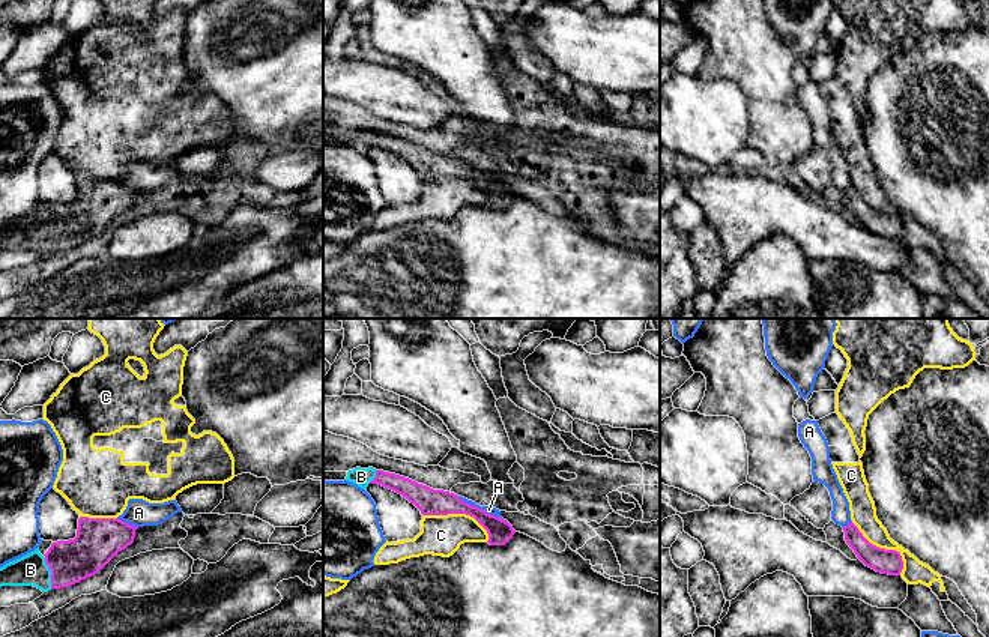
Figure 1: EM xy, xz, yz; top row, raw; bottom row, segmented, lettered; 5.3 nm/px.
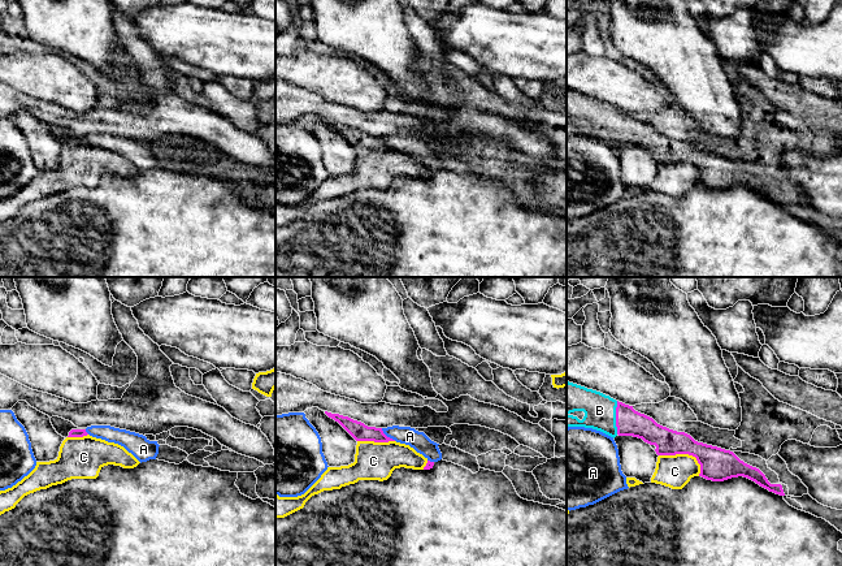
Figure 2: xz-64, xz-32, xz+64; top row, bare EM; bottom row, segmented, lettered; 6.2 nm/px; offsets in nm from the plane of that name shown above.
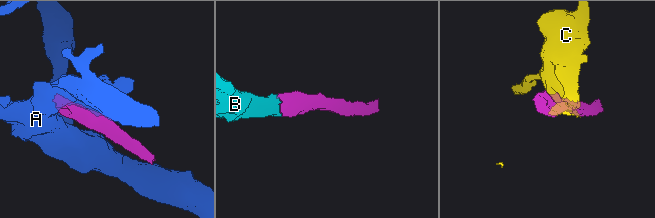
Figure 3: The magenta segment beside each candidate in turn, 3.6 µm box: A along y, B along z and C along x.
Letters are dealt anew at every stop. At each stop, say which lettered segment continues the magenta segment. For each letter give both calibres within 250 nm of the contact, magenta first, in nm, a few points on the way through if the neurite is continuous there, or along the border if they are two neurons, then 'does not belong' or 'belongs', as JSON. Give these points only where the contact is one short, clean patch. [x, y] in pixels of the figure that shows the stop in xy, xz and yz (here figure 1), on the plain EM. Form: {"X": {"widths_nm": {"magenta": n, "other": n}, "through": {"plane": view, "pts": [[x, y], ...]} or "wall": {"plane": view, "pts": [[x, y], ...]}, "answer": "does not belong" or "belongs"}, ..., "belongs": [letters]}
{"A": {"widths_nm": {"magenta": 140, "other": 50}, "wall": {"plane": "xz", "pts": [[457, 160], [505, 185]]}, "answer": "does not belong"}, "B": {"widths_nm": {"magenta": 220, "other": 170}, "through": {"plane": "xy", "pts": [[72, 224], [51, 236], [30, 233]]}, "answer": "belongs"}, "C": {"widths_nm": {"magenta": 140, "other": 220}, "answer": "does not belong"}, "belongs": ["B"]}

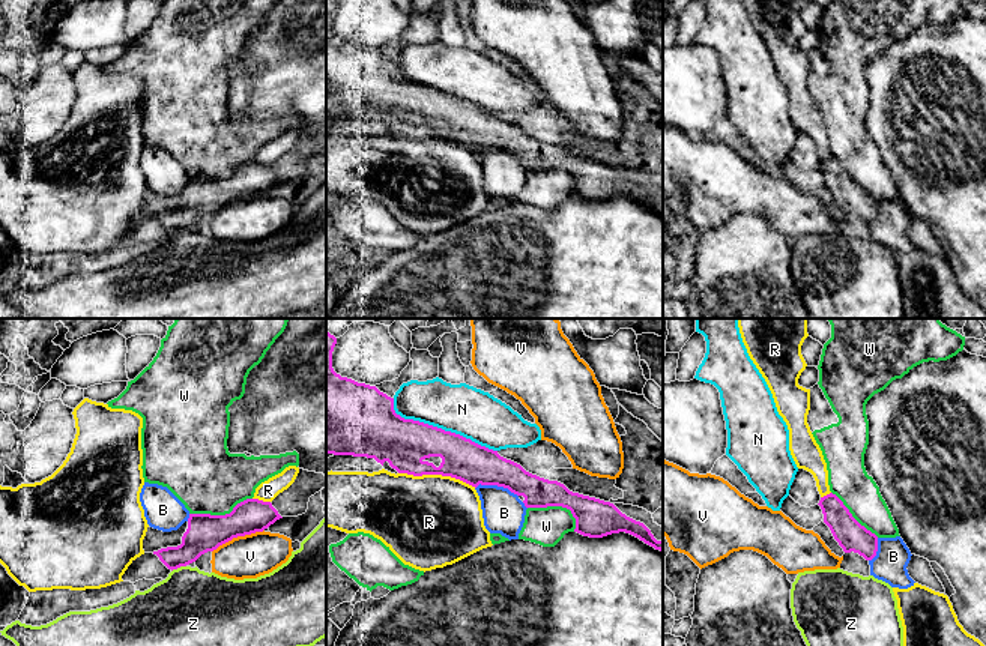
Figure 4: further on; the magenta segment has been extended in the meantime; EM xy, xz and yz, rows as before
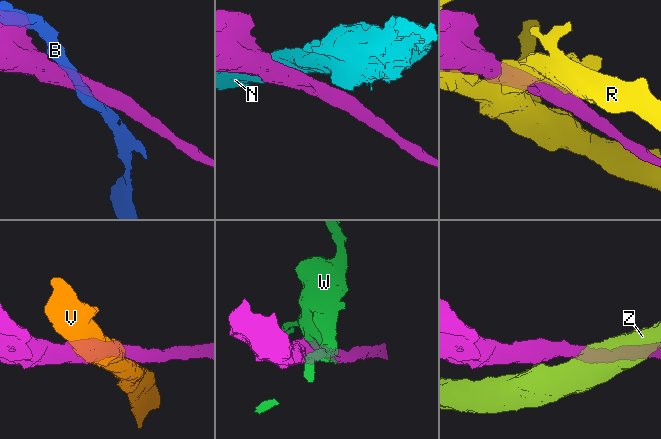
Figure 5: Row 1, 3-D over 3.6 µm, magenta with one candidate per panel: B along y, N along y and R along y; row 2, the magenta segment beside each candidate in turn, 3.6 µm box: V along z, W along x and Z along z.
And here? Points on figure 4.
{"B": {"widths_nm": {"magenta": 220, "other": 220}, "answer": "does not belong"}, "N": {"widths_nm": {"magenta": 260, "other": 260}, "answer": "does not belong"}, "R": {"widths_nm": {"magenta": 260, "other": 480}, "answer": "does not belong"}, "V": {"widths_nm": {"magenta": 200, "other": 240}, "answer": "does not belong"}, "W": {"widths_nm": {"magenta": 200, "other": 380}, "answer": "does not belong"}, "Z": {"widths_nm": {"magenta": 200, "other": 440}, "answer": "does not belong"}, "belongs": []}

